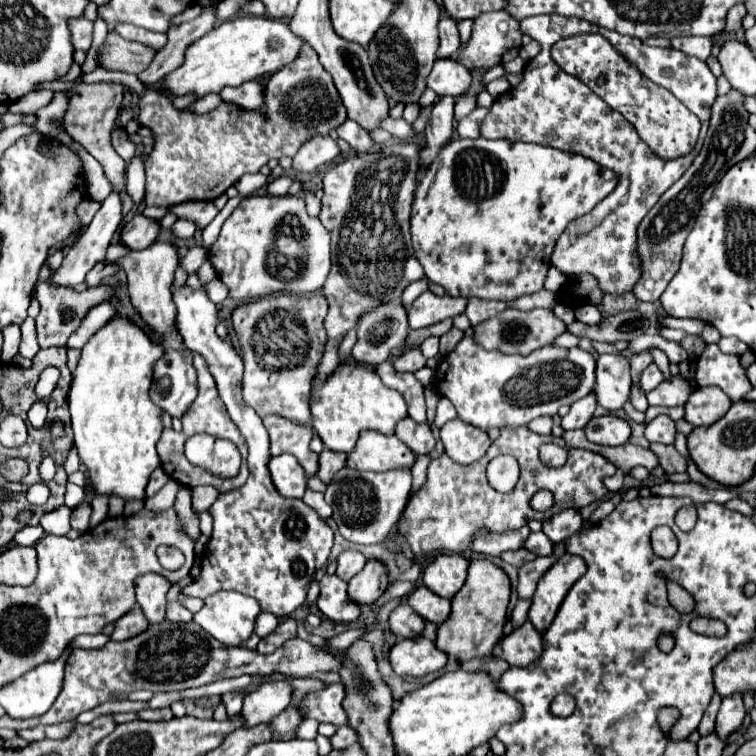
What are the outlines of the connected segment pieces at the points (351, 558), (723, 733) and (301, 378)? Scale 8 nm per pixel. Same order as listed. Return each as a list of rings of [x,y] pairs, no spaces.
[[[353,549],[343,551],[337,557],[337,577],[341,577],[343,581],[349,581],[353,575],[357,575],[363,569],[365,561],[367,561],[365,555],[359,551],[353,551]]]
[[[735,693],[735,695],[723,697],[723,703],[717,715],[717,723],[715,723],[715,731],[719,733],[719,737],[727,741],[727,737],[739,729],[739,725],[743,723],[743,717],[745,717],[743,695]]]
[[[319,291],[311,295],[275,293],[251,303],[243,303],[233,311],[231,323],[245,361],[241,381],[243,401],[253,407],[259,417],[279,413],[295,423],[309,421],[311,381],[317,373],[317,365],[323,357],[323,345],[327,341],[323,327],[325,315],[327,301]]]

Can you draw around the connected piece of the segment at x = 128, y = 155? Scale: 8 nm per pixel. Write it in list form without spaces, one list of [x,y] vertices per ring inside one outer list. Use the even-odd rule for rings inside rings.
[[[116,127],[111,133],[112,146],[124,161],[131,160],[136,152],[136,144],[133,143],[127,132],[120,127]]]

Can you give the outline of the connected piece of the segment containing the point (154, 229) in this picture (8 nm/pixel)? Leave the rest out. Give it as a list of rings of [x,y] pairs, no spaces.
[[[135,215],[123,229],[119,235],[119,243],[127,249],[139,251],[149,247],[151,243],[155,243],[159,233],[159,223],[153,219],[147,219],[145,215]]]

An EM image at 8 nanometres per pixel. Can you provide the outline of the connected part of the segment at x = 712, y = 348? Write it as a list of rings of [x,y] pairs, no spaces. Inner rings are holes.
[[[707,345],[697,357],[695,381],[699,387],[715,385],[723,389],[731,401],[739,401],[751,389],[745,369],[739,365],[739,357],[721,353],[717,345]]]

